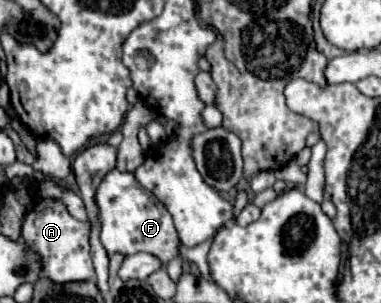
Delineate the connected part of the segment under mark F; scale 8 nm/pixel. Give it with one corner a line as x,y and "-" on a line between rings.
112,170
104,176
102,184
98,186
96,192
96,202
100,208
100,222
102,222
102,232
100,240
108,254
112,256
114,252
120,252
124,256
136,254
136,252
148,252
164,262
168,262
180,254
180,238
176,234
176,228
172,224
172,216
166,210
164,204
160,204
150,192
146,192
130,172
120,172

